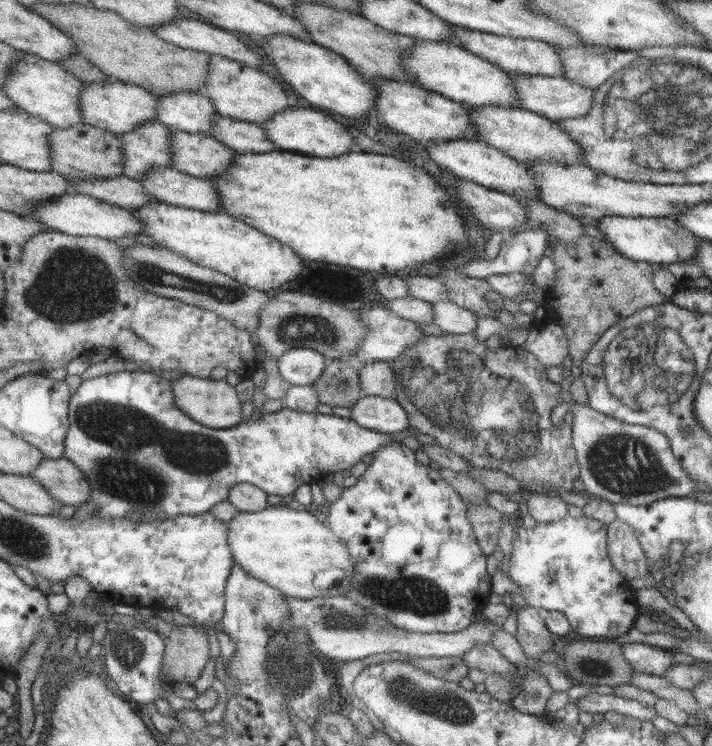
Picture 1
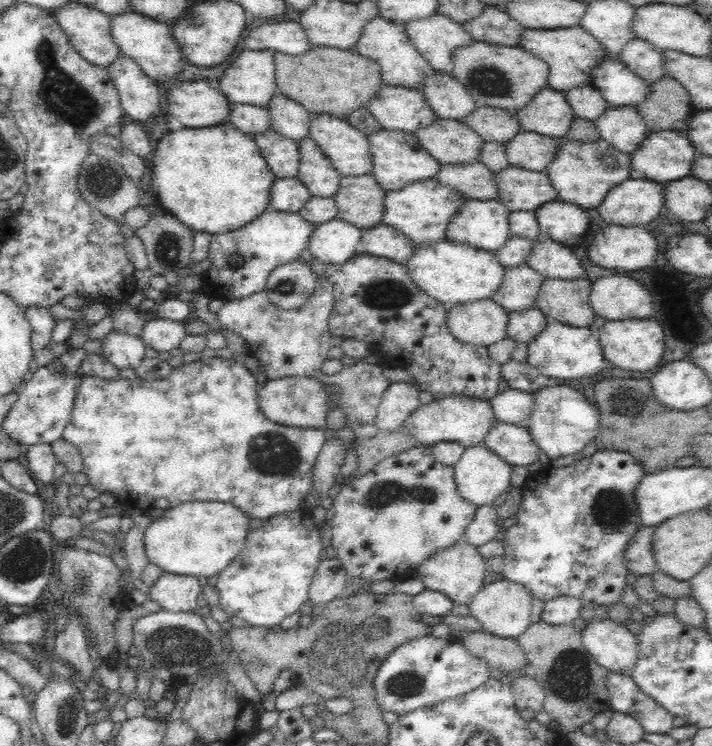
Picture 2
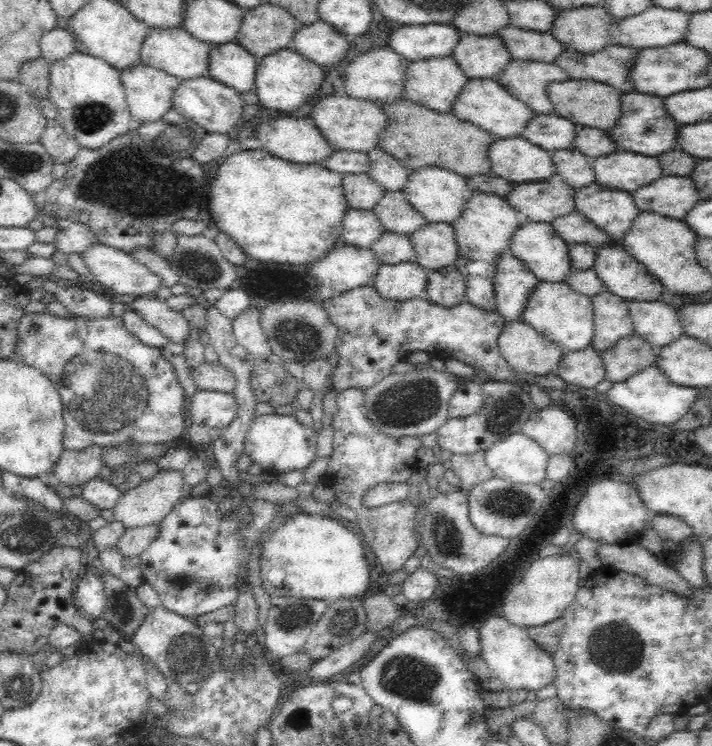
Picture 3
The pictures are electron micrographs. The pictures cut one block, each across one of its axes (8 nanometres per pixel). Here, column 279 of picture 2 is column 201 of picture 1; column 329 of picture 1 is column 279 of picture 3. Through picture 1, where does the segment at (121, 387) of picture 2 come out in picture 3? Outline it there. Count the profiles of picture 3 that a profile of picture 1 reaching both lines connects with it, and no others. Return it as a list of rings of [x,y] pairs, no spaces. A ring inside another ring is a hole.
[[[270,414],[270,416],[256,416],[246,432],[246,442],[244,442],[244,452],[250,456],[252,462],[258,462],[264,472],[268,474],[286,474],[292,470],[304,470],[314,462],[316,456],[316,438],[318,430],[316,428],[306,428],[296,416],[280,416],[280,414]]]

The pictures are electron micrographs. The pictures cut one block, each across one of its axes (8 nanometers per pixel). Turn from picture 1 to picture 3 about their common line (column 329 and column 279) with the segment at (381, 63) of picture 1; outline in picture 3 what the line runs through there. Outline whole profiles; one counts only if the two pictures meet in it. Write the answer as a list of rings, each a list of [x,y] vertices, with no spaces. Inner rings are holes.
[[[264,2],[258,8],[250,8],[250,10],[244,12],[242,26],[240,26],[240,32],[238,32],[238,44],[244,46],[248,52],[252,52],[256,56],[256,62],[260,64],[260,60],[264,56],[272,54],[272,52],[280,52],[280,50],[286,50],[286,48],[296,52],[294,36],[296,36],[298,30],[300,30],[300,24],[290,12],[286,12],[280,6],[272,6],[272,4]]]

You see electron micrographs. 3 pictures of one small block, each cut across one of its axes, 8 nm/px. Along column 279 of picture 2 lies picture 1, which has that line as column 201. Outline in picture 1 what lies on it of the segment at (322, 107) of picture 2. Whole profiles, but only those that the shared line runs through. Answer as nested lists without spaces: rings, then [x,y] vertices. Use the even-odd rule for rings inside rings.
[[[37,2],[25,8],[29,8],[37,16],[43,16],[49,24],[53,24],[63,36],[67,36],[75,44],[77,54],[95,64],[95,68],[107,74],[107,78],[145,88],[155,96],[179,90],[201,90],[205,84],[209,54],[193,52],[163,42],[155,38],[155,34],[149,32],[147,28],[137,28],[135,24],[123,20],[115,12],[105,12],[93,8],[91,4],[83,6],[83,4],[59,4],[59,2]]]

